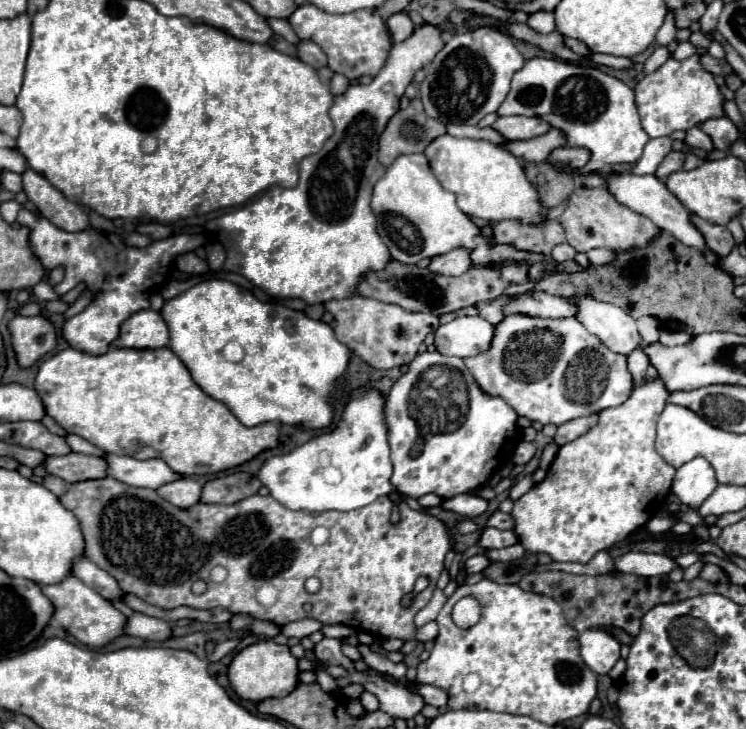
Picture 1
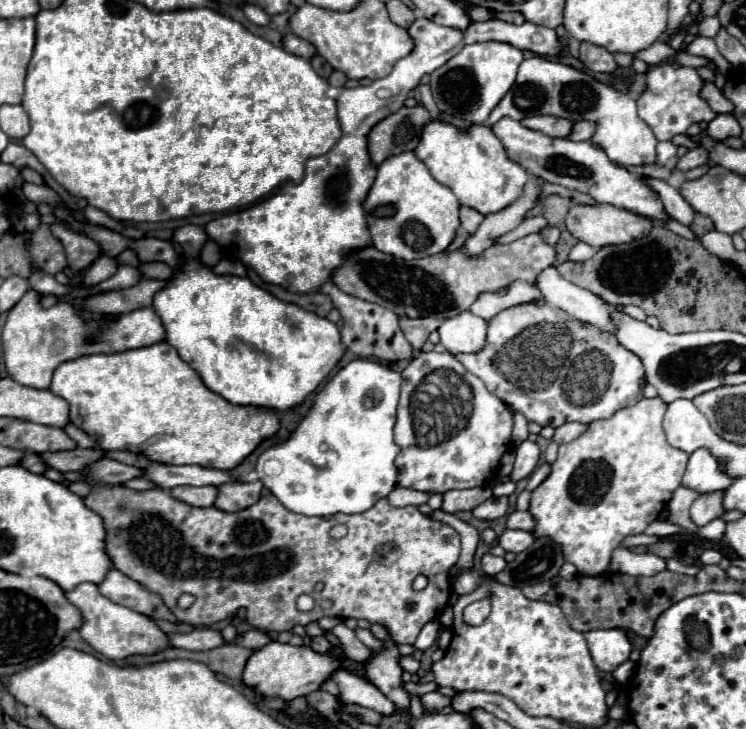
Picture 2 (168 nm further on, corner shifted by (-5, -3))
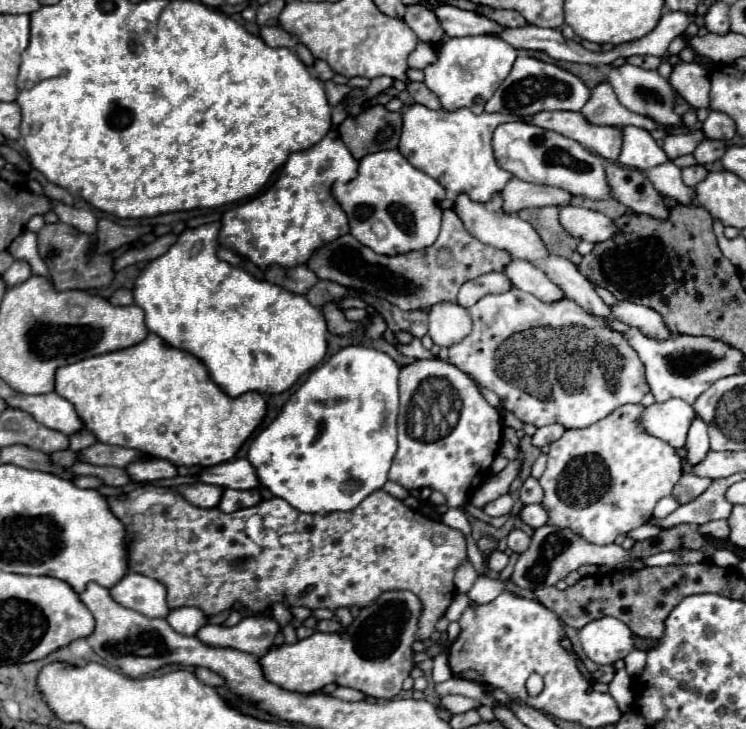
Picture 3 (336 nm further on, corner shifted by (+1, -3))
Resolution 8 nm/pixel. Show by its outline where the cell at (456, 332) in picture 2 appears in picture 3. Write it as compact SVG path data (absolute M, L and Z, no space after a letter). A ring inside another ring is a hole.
M442 302L428 310L428 336L438 346L454 346L472 332L472 318L466 308Z

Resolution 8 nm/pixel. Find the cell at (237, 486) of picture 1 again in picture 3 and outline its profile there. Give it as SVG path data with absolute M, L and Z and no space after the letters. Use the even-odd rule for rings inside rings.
M224 488L218 508L222 512L234 512L234 510L240 510L240 508L248 508L248 506L258 504L260 498L262 496L260 496L260 490L258 488L252 488L252 490L232 490L232 488Z

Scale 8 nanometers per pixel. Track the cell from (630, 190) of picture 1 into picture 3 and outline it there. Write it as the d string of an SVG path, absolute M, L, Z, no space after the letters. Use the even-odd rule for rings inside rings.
M520 120L504 122L494 130L492 146L498 166L520 180L562 188L574 196L584 196L590 200L614 200L614 192L608 184L606 168L600 156L558 132L548 132Z

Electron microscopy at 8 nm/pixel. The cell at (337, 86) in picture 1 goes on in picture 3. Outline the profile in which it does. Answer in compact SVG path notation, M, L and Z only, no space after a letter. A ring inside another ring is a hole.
M316 60L316 62L314 62L314 74L316 74L322 82L332 80L332 76L334 76L334 72L330 70L330 66L328 66L326 62L322 62L322 60Z

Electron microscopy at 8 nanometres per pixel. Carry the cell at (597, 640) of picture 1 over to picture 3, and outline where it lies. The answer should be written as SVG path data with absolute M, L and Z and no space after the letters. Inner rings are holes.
M600 618L578 632L582 650L598 666L614 664L632 650L632 632L618 618Z

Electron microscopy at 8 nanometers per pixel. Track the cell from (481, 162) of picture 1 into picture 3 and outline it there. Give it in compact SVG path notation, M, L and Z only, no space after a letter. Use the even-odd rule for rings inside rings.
M414 104L414 106L408 106L404 110L404 118L402 118L402 138L400 138L400 144L398 144L398 150L404 154L404 158L416 166L418 170L422 170L424 174L432 176L436 182L440 182L448 194L452 196L458 196L458 194L468 194L474 202L488 202L492 200L494 194L502 192L504 186L510 182L512 174L502 170L498 164L496 164L496 158L494 158L494 150L492 150L492 132L498 124L502 122L512 122L514 118L510 118L510 114L488 114L488 112L482 112L482 114L472 114L470 110L462 108L462 110L430 110L422 104Z

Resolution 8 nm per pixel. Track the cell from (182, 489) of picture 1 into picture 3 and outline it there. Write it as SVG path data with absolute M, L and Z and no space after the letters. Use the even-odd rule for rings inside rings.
M194 482L194 484L182 484L176 488L190 504L200 506L200 508L214 508L220 502L222 496L222 486L212 486L212 484L202 484L202 482Z

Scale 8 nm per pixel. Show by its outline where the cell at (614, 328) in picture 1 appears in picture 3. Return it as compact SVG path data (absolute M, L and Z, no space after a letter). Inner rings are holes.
M512 260L512 264L506 268L506 276L510 278L510 282L524 290L534 294L538 300L546 302L546 304L554 304L562 298L566 298L564 290L554 284L544 270L540 270L538 266L534 266L532 262L526 260Z

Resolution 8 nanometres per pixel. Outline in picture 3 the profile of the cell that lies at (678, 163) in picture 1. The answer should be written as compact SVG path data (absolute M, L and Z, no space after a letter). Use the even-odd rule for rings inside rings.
M702 140L698 146L696 146L696 150L692 152L692 156L696 158L696 162L698 164L712 164L712 162L716 162L716 160L720 160L720 156L724 154L724 150L726 150L726 142L722 142L722 140Z

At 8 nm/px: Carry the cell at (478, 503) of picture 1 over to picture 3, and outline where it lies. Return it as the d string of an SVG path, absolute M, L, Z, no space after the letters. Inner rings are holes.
M504 494L504 496L488 502L482 510L488 516L506 516L510 512L510 508L512 508L512 498L510 498L510 494Z

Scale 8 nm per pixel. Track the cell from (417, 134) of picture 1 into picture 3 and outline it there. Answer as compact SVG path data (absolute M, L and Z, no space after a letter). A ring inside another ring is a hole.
M372 106L356 118L346 118L338 132L356 160L380 150L398 148L402 132L402 112L390 112L384 106Z

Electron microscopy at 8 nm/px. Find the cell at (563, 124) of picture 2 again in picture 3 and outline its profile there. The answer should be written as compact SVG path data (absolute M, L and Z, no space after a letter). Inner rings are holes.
M538 112L528 124L540 126L544 130L558 132L566 138L580 142L584 148L608 158L618 158L618 128L612 126L590 126L580 112Z

